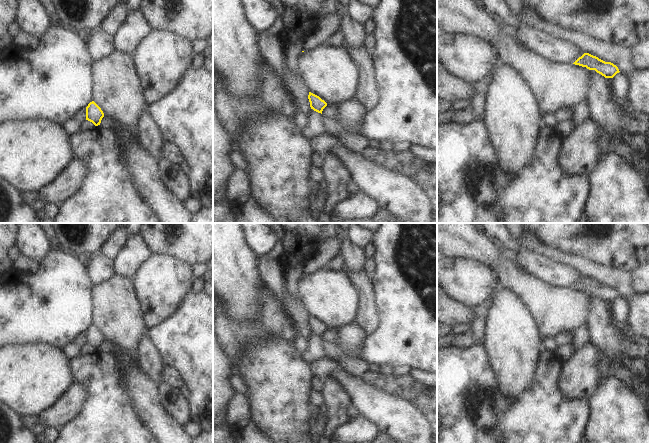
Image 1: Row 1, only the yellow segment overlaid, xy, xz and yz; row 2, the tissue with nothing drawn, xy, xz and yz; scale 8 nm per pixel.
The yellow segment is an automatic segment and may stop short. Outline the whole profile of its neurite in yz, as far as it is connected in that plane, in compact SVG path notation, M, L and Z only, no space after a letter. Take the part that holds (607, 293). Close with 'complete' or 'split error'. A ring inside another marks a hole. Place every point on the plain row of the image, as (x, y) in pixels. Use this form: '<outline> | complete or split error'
M584 277L573 288L586 291L589 294L595 294L605 302L613 302L620 296L618 291L613 287L605 286L589 277Z | complete

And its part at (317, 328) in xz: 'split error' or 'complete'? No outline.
complete

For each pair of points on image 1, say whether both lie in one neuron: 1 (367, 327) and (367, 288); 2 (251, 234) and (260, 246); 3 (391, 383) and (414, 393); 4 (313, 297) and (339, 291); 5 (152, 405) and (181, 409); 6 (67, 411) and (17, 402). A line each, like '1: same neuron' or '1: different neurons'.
1: same neuron
2: same neuron
3: same neuron
4: same neuron
5: different neurons
6: different neurons

